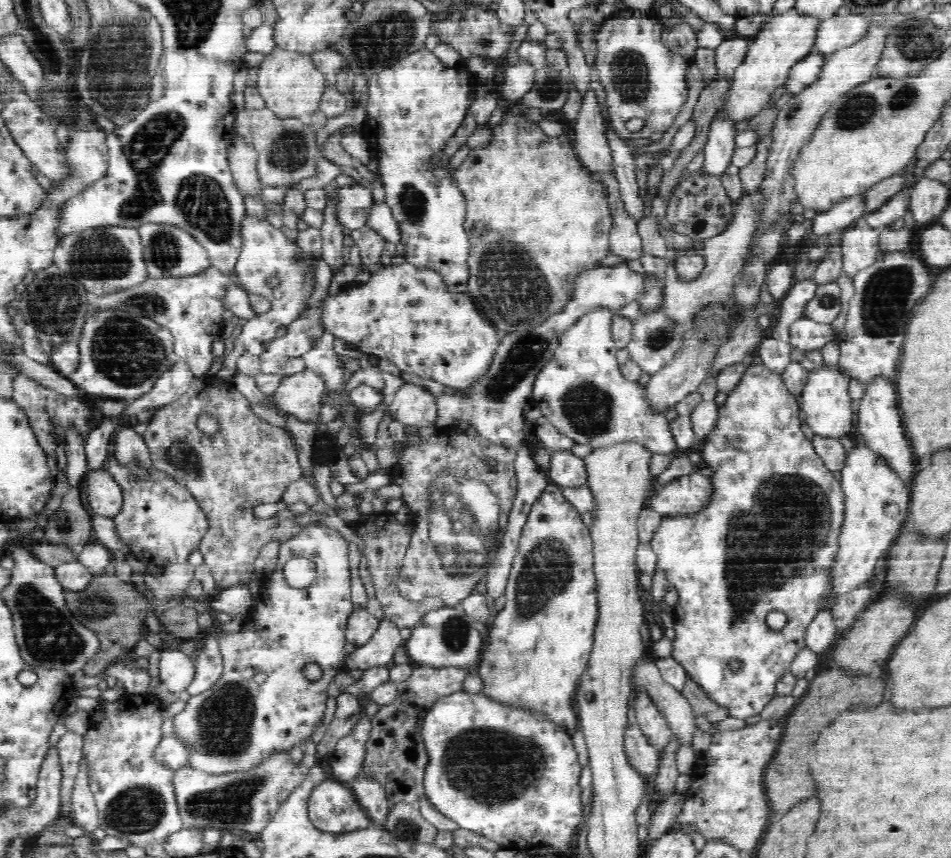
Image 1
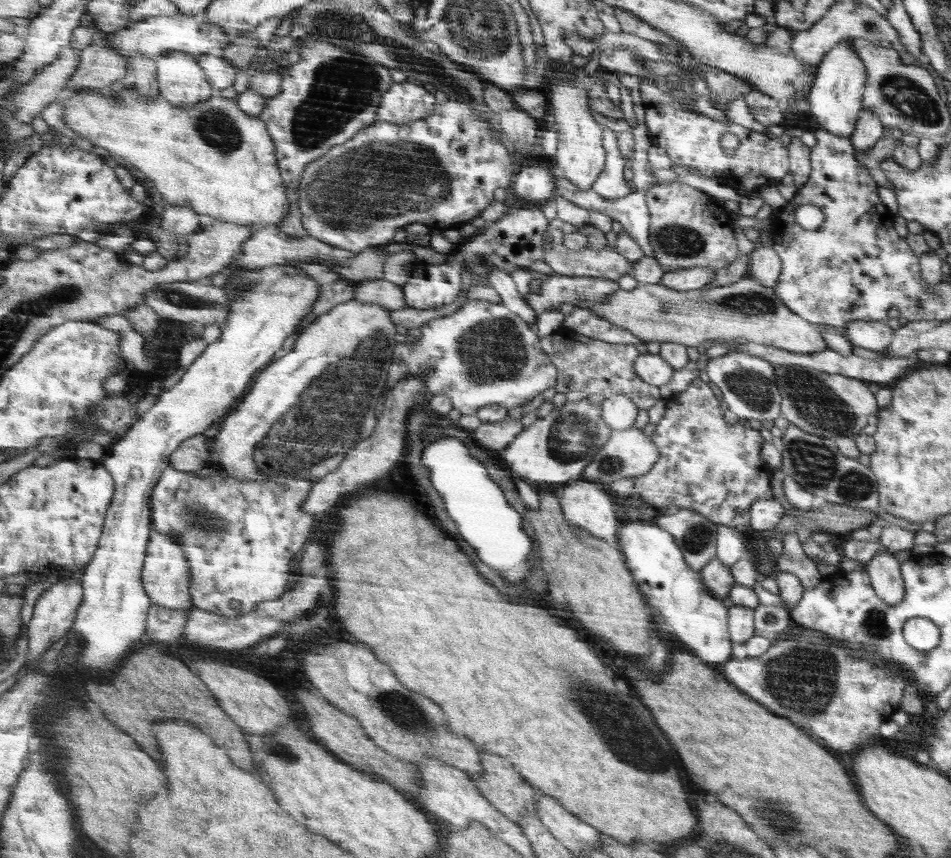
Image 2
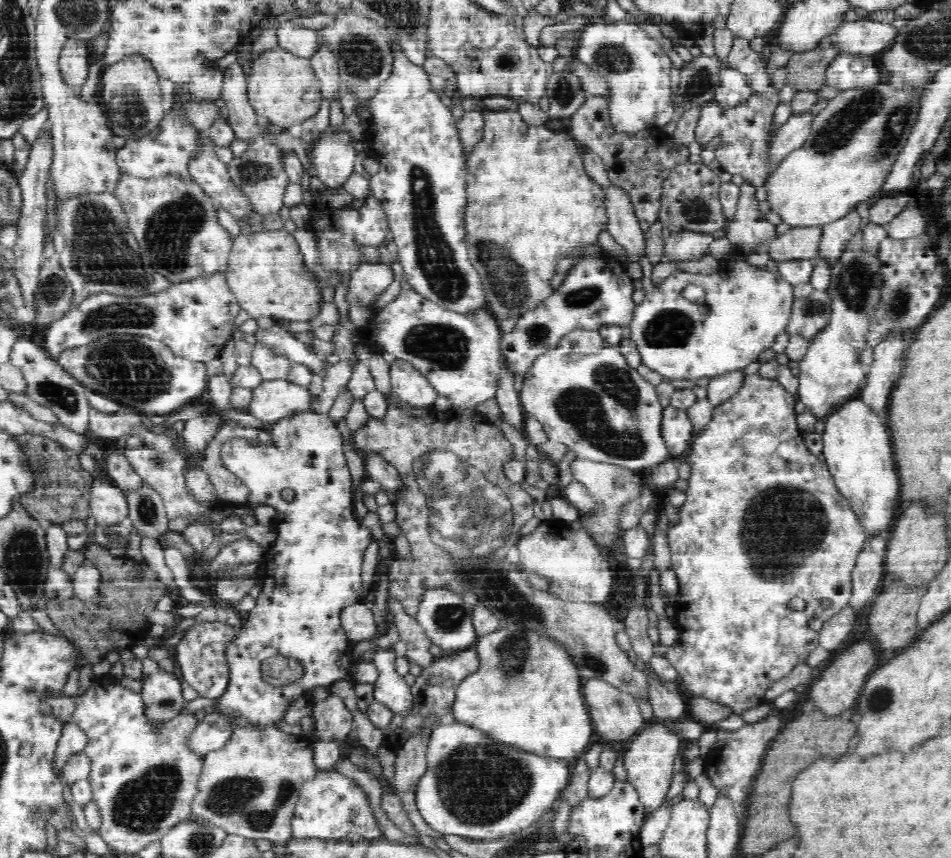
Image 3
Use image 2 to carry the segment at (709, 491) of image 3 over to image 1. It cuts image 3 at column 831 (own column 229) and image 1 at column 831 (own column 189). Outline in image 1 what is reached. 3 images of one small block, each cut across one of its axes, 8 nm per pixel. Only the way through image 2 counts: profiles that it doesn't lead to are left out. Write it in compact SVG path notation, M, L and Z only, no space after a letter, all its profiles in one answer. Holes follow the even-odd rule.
M751 365L748 373L742 378L742 382L738 384L736 390L732 390L727 394L726 404L719 408L719 417L714 432L708 436L704 443L704 449L701 452L702 458L706 461L706 465L710 466L715 474L713 479L715 482L715 494L710 506L706 506L706 510L702 510L699 514L690 517L679 517L676 519L664 518L660 524L658 531L652 537L651 547L657 554L658 570L663 572L667 581L671 584L671 589L678 592L678 604L674 606L674 619L676 638L673 640L672 657L676 659L699 684L699 687L707 694L707 697L719 705L725 706L730 711L730 716L736 718L750 718L750 716L760 715L762 710L766 708L779 694L776 692L776 686L780 682L782 676L789 673L791 662L798 654L798 651L805 646L804 633L814 615L818 613L817 604L819 600L828 592L827 574L829 566L833 559L833 554L837 549L837 538L842 522L844 520L845 511L845 495L838 480L839 475L832 473L826 469L822 458L817 454L813 441L808 441L802 433L800 426L802 423L798 419L798 413L801 408L799 399L795 397L785 385L781 375L771 372L766 365ZM742 410L758 410L758 418L760 418L760 426L762 426L762 434L766 436L766 444L758 446L754 450L740 450L736 448L730 440L728 434L738 428L740 424L736 424L736 412ZM770 612L782 612L786 616L786 624L782 628L772 628L766 623L766 618ZM736 658L742 660L742 668L733 672L727 665L728 660Z

